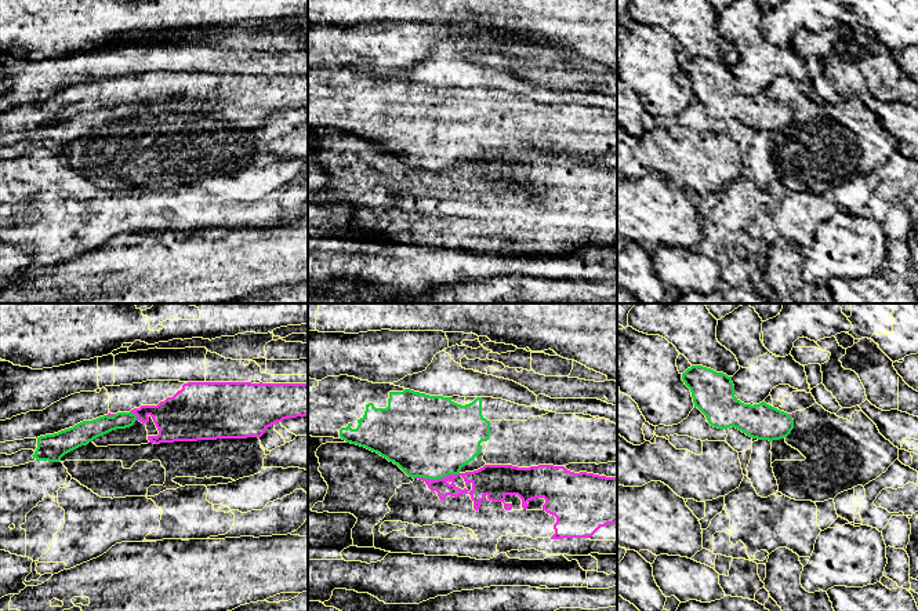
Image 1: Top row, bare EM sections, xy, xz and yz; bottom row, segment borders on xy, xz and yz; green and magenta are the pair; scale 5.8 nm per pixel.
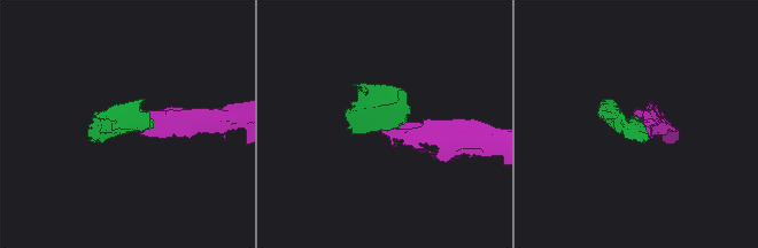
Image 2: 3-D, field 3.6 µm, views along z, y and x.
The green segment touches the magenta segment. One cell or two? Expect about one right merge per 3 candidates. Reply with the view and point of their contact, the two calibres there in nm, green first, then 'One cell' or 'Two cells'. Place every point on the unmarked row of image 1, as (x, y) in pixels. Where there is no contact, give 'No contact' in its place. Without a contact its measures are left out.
Touches green at xz (436, 170). Thickness 480 nm (green) against 110 nm. Two cells

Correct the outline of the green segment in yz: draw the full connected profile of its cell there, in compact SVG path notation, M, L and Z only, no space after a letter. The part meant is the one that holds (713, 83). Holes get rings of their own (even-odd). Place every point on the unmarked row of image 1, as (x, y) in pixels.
M692 57L682 65L690 80L694 98L718 120L736 119L758 131L780 131L794 120L790 105L765 92L744 95L734 87L732 68L703 57Z

